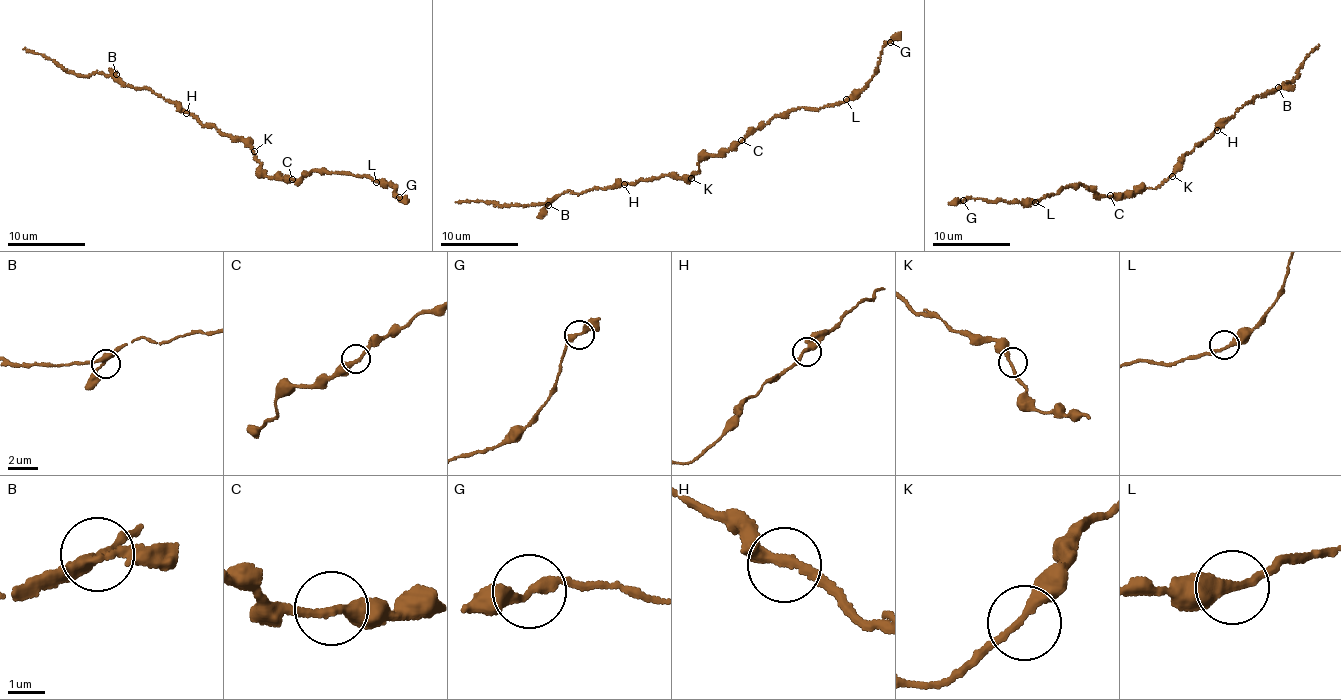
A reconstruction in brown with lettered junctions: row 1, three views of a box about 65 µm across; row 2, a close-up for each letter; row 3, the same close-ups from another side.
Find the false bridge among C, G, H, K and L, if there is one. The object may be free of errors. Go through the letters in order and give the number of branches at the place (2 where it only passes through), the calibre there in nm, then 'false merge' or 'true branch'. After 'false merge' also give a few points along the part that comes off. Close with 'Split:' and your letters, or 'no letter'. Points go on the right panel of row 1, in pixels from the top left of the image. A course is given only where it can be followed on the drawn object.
C: 2 | 280 nm | true branch
G: 2 | 300 nm | true branch
H: 2 | 280 nm | true branch
K: 2 | 220 nm | true branch
L: 2 | 280 nm | true branch
Split: no letter

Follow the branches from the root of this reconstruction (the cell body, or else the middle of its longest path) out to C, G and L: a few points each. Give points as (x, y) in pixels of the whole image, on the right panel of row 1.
C: (1171, 175), (1156, 189), (1138, 190), (1132, 196), (1117, 200), (1110, 195)
G: (1171, 175), (1156, 189), (1138, 190), (1119, 200), (1102, 197), (1079, 184), (1022, 203), (963, 200)
L: (1171, 175), (1156, 189), (1138, 190), (1119, 200), (1102, 197), (1079, 184), (1035, 202)

